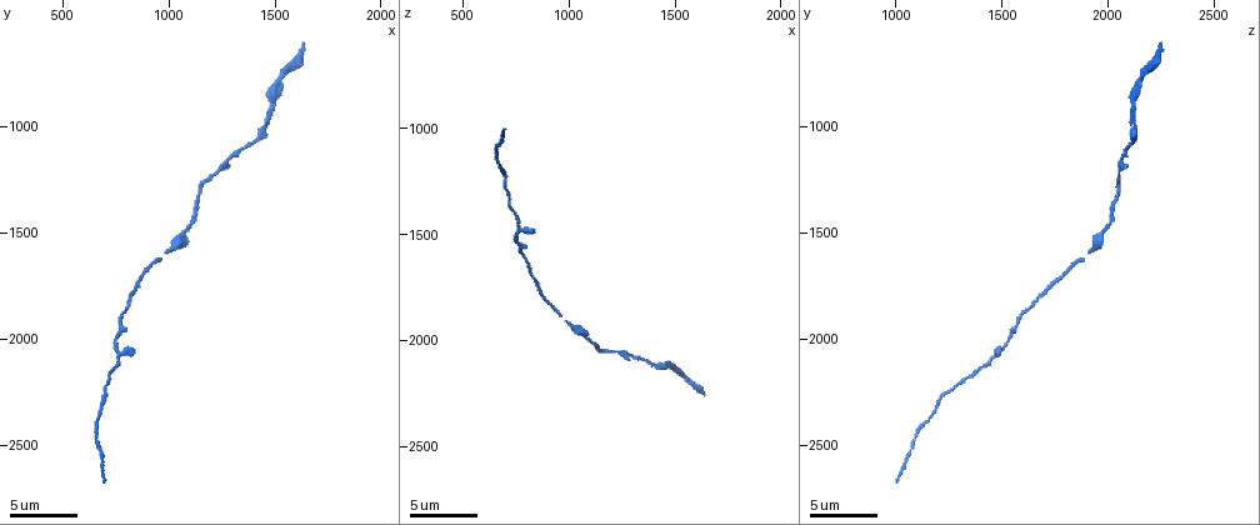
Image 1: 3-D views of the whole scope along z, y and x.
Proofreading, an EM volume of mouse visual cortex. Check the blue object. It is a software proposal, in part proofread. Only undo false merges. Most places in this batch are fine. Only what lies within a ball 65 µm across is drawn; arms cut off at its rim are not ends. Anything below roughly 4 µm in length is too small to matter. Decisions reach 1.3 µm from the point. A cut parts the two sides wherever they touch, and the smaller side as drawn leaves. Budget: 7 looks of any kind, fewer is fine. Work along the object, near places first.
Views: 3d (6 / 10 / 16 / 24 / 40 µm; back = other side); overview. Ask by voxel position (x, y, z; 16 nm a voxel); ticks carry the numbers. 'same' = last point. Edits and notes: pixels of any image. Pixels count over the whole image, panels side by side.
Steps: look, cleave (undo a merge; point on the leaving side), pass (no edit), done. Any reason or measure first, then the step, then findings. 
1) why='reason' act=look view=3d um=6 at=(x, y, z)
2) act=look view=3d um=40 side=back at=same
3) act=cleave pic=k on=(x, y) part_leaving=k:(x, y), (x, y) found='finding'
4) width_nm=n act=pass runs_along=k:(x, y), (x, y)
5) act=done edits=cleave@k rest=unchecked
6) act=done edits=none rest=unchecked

why='thick turns thin' act=look view=3d um=16 at=(1500, 790, 2160)

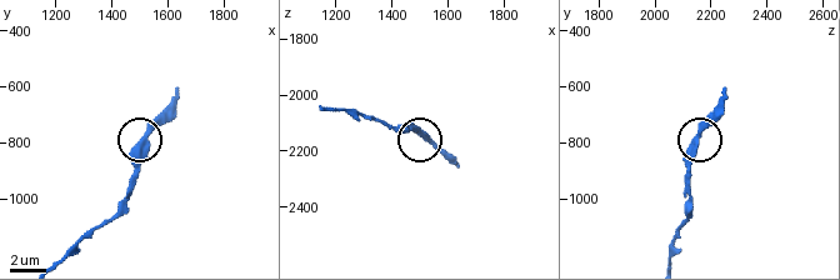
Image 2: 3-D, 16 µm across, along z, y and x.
act=pass runs_along=2:(668, 259), (686, 214), (693, 146), (720, 113) found='all the same neuron'

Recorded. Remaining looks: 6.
why='calibre changes' act=look view=3d um=6 at=(1000, 1590, 1920)

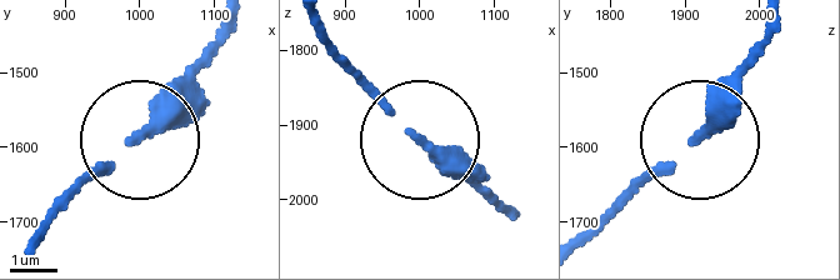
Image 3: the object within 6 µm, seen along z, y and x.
act=look view=3d um=6 side=back at=(1000, 1585, 1925)

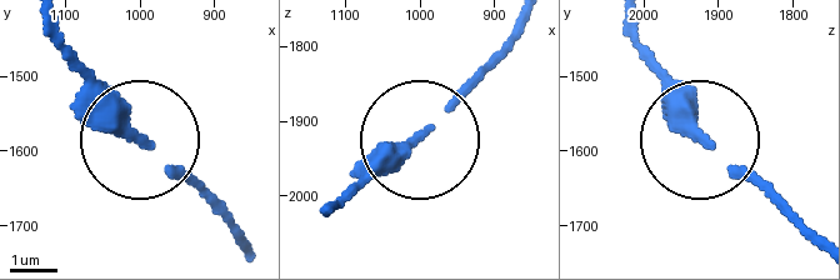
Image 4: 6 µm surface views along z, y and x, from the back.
act=pass found='continuous, no second neuron'

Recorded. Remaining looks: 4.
act=look view=3d um=10 at=(770, 2120, 1430)

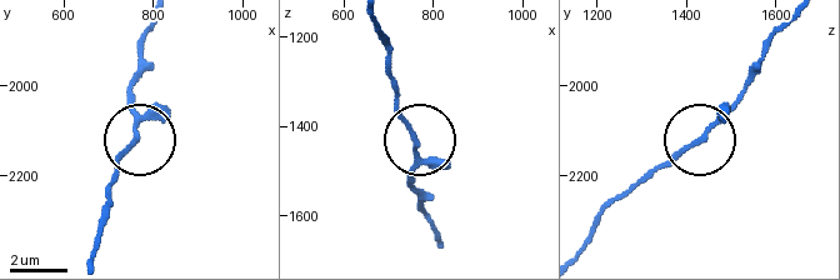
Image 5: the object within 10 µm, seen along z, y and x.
width_nm=150 act=pass runs_along=5:(441, 244), (420, 206), (415, 136), (386, 75) found='all the same neuron'

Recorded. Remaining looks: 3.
why='sudden change in width' act=look view=3d um=10 at=(1370, 1080, 2110)

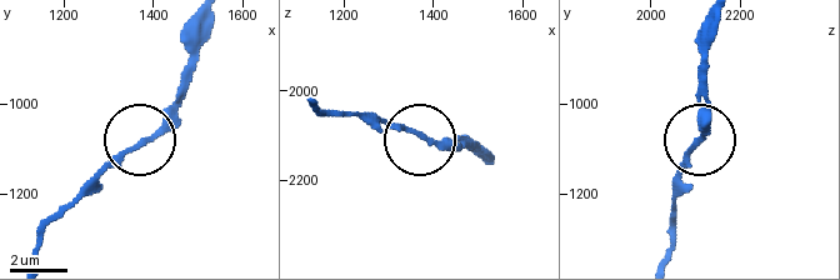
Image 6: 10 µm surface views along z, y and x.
act=pass runs_along=6:(33, 258), (45, 229), (158, 129), (191, 81) found='continuous, no second neuron'

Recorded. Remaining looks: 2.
act=done edits=none rest=unchecked

